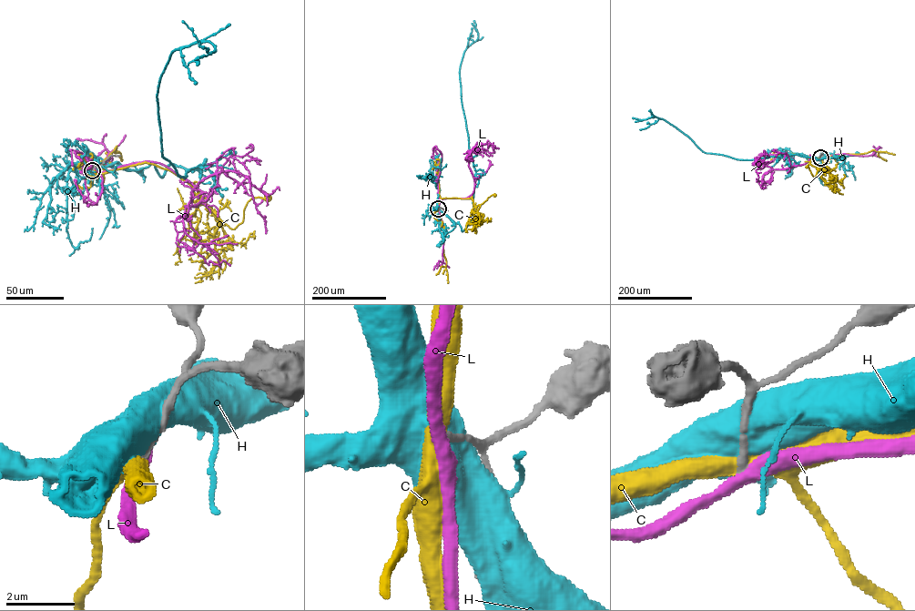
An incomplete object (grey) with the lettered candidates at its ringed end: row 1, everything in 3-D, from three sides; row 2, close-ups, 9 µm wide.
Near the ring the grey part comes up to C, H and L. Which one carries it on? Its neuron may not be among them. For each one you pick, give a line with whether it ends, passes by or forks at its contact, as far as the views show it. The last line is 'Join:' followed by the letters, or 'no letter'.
Join: no letter

